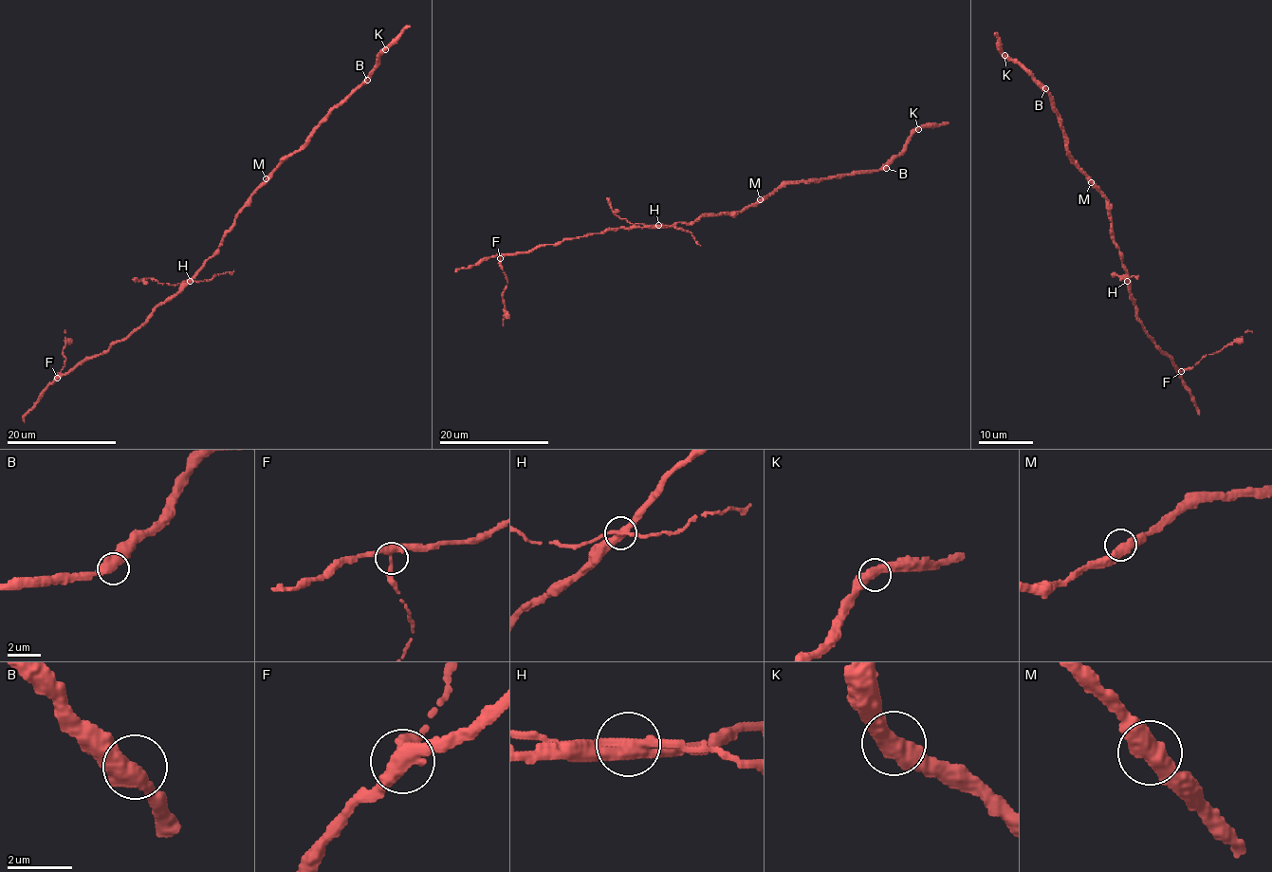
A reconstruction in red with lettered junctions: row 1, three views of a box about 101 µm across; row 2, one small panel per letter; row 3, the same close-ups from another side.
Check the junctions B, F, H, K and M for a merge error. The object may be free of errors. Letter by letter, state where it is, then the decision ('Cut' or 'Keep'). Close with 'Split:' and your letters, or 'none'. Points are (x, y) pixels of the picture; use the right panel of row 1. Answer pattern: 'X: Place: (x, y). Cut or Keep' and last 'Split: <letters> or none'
B: Place: (1045, 88). Keep
F: Place: (1181, 371). Keep
H: Place: (1127, 281). Cut
K: Place: (1004, 55). Keep
M: Place: (1091, 182). Keep
Split: H

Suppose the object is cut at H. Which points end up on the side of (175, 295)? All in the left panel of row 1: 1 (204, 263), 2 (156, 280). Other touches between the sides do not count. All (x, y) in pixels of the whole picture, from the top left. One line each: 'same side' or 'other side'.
1: same side
2: other side

